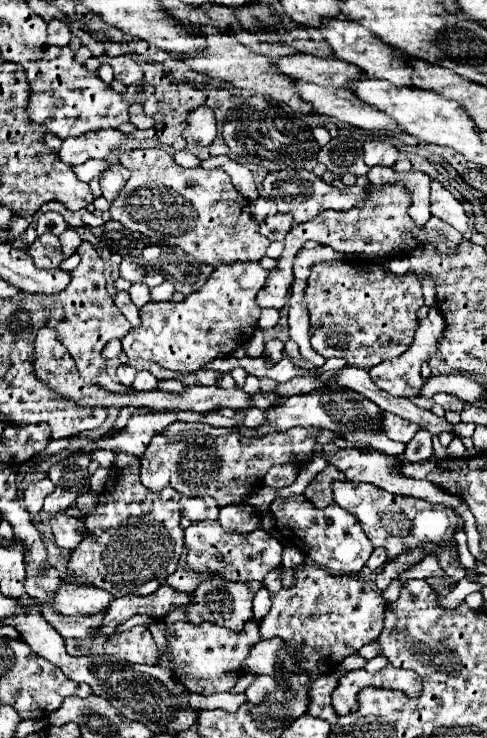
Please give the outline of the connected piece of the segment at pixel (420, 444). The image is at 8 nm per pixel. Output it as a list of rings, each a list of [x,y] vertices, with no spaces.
[[[420,430],[414,436],[414,440],[406,444],[406,450],[402,454],[402,458],[410,462],[422,462],[428,460],[430,456],[432,456],[432,436],[426,430]]]

